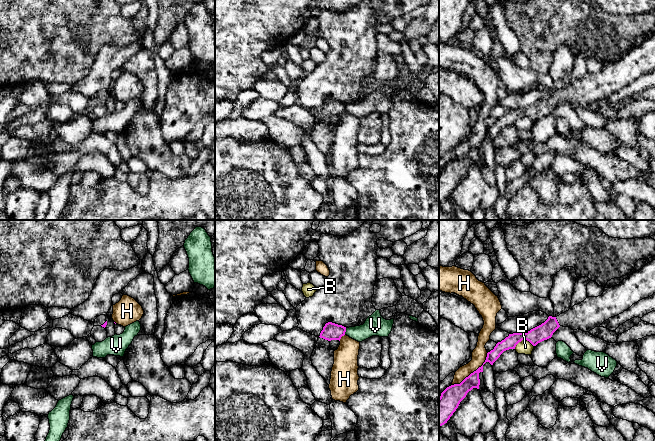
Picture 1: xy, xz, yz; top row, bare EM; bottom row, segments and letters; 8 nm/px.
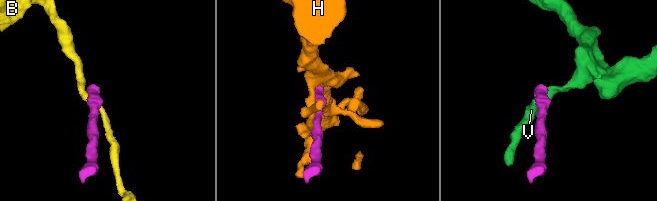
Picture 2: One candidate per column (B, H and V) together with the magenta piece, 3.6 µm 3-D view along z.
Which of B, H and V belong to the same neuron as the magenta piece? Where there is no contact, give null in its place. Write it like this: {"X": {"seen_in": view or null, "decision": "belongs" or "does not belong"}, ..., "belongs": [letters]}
{"B": {"seen_in": "yz", "decision": "does not belong"}, "H": {"seen_in": "yz", "decision": "does not belong"}, "V": {"seen_in": "xz", "decision": "does not belong"}, "belongs": []}

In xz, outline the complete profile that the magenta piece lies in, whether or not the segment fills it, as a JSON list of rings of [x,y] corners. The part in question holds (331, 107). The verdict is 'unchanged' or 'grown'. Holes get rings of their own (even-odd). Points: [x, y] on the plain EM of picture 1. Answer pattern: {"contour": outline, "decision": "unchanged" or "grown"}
{"contour": [[[332,98],[326,99],[311,131],[313,142],[328,161],[330,160],[331,147],[334,140],[334,126],[330,123],[330,117],[340,117],[341,113],[345,111],[345,108],[346,103],[342,101]]], "decision": "grown"}

